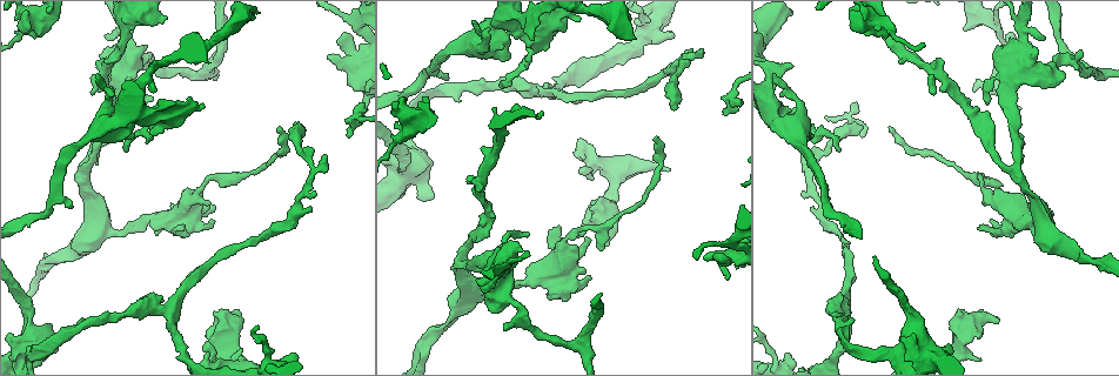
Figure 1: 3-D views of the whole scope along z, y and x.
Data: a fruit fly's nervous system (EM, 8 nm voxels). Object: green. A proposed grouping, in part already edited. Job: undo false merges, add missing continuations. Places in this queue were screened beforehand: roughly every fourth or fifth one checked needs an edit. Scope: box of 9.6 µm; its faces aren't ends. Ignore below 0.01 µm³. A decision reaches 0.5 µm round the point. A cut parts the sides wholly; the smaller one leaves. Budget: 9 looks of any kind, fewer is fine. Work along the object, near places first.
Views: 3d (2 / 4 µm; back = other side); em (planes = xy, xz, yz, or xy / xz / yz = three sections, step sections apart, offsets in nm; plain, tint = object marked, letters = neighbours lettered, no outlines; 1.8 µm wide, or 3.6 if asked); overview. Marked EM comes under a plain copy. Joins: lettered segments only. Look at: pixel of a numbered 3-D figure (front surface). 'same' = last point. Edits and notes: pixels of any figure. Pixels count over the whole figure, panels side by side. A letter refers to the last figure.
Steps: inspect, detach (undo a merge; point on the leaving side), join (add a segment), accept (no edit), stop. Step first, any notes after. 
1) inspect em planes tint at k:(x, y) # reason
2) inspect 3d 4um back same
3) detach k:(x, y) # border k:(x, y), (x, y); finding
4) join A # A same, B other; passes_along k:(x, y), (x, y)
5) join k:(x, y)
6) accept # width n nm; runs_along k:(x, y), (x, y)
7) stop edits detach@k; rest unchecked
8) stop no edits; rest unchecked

inspect em 3.6um xz step 4 tint at 1:(733, 252) # four arms meet

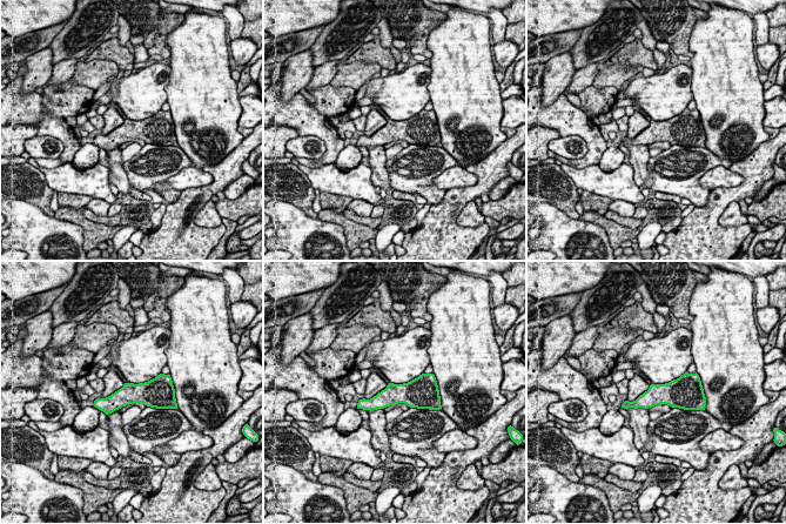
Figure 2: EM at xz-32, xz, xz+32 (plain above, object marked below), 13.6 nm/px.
inspect em 3.6um planes letters same # another direction

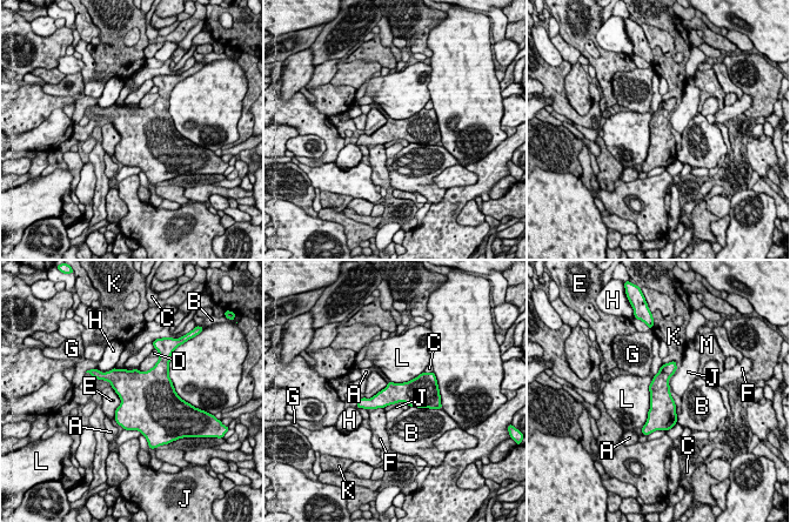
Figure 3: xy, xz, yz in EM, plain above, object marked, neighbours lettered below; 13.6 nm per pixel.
accept # A other, B other, C other, D other, E other, F other, G other, H other, J other, K other, L other, M other; border 3:(662, 363), (641, 427); all the same cell

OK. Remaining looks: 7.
inspect em xy step 16 tint at 1:(196, 193) # thick turns thin

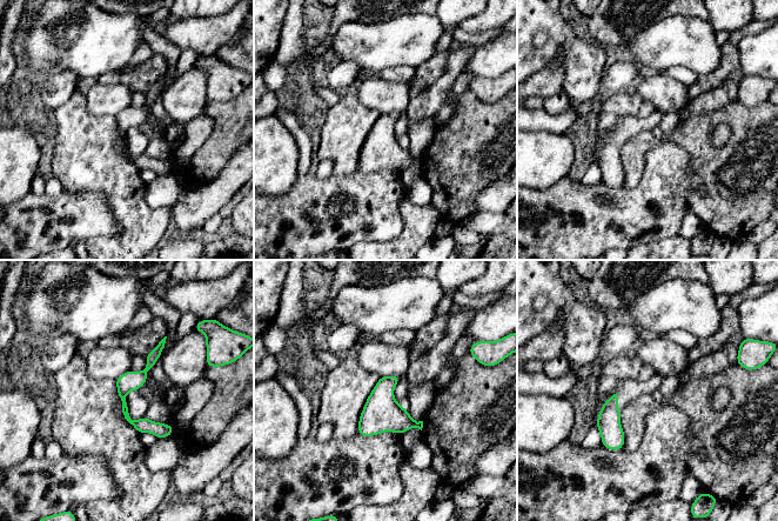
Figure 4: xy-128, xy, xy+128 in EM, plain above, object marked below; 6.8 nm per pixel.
inspect em planes letters same

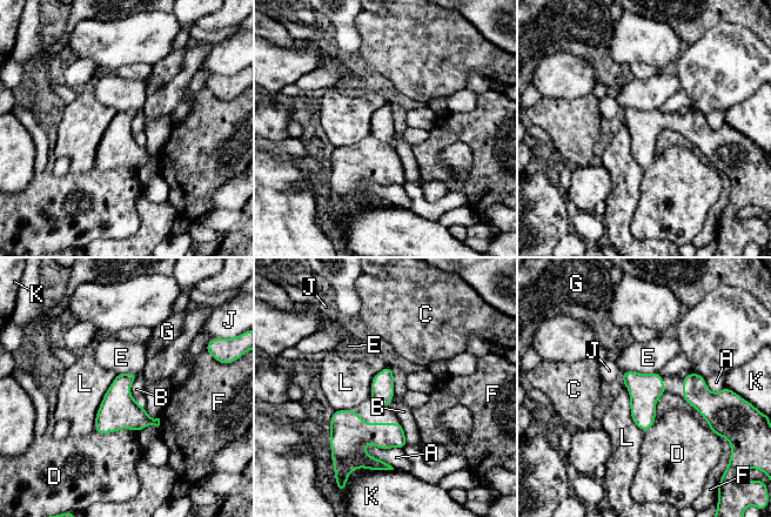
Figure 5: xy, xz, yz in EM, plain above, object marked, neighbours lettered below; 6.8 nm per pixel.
accept # A other, B other, C other, D other, E other, F other, G other, J other, K other, L other; border 5:(390, 366), (394, 397); one cell here

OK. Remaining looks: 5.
inspect 3d 4um at 1:(536, 36)

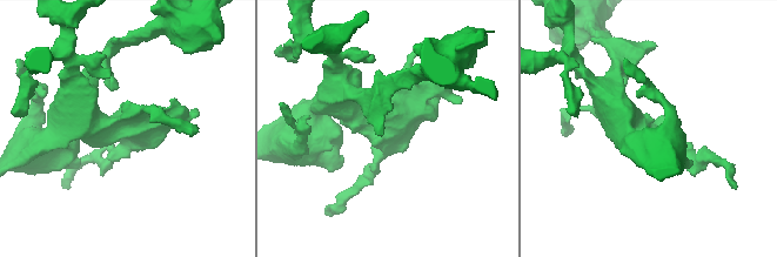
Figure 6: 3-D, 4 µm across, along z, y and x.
inspect em 3.6um planes letters at 6:(120, 132) # arms 4

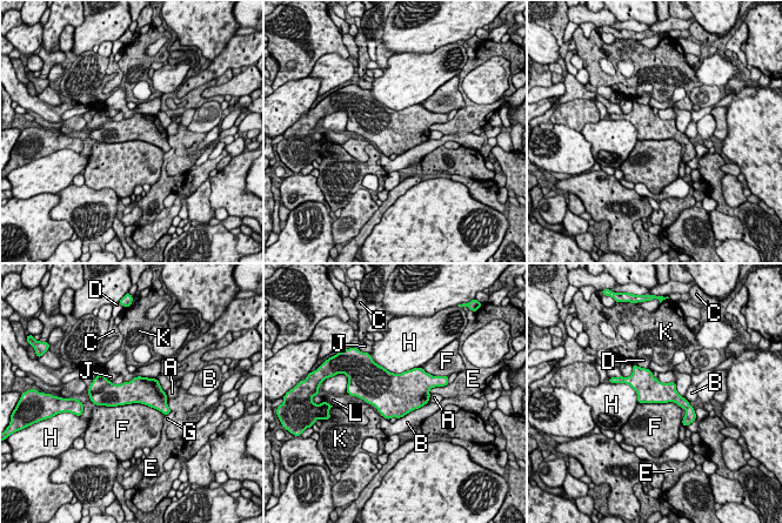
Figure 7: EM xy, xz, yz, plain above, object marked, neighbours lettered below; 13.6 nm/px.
accept # longest_contact F 950 nm; A other, B other, C other, D other, E other, F other, G other, H other, J other, K other, L other; border 7:(95, 403), (144, 403), (165, 415); continuous, no second cell

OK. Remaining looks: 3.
inspect 3d 4um at 1:(502, 86) # branch stops here

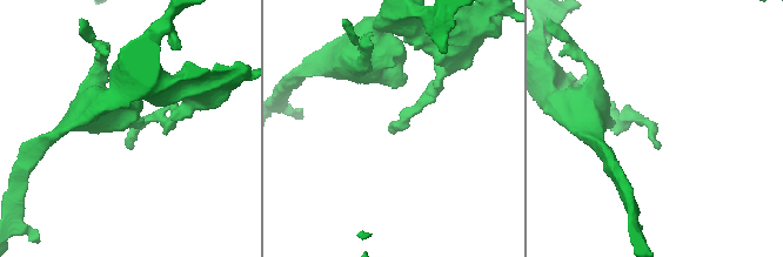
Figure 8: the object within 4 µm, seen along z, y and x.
inspect em yz step 8 letters at 8:(127, 146) # need the tissue

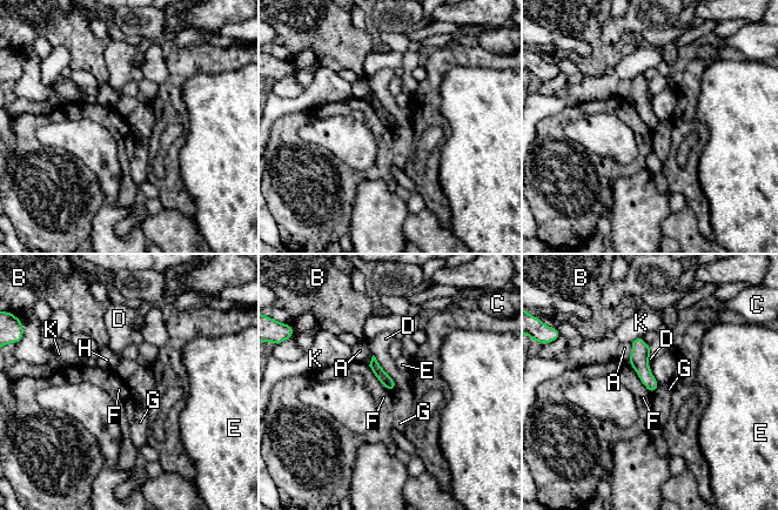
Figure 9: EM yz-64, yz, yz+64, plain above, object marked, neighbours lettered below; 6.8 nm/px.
inspect em planes letters same

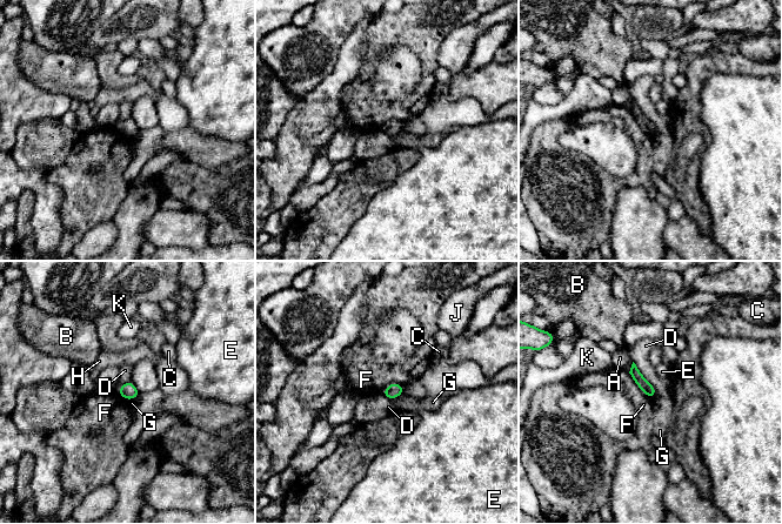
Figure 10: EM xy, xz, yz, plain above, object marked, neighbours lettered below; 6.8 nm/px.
accept # A other, B other, C other, D other, E other, F other, G other, H other, J other, K other; border 10:(628, 373), (633, 381), (652, 400); none of them fits

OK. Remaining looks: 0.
stop no edits; rest unchecked

